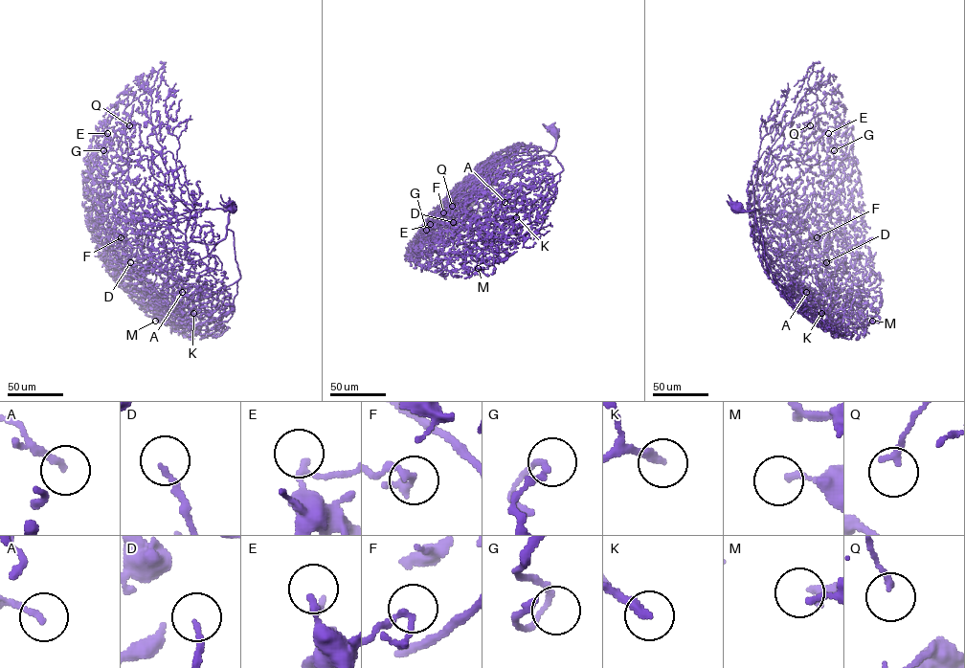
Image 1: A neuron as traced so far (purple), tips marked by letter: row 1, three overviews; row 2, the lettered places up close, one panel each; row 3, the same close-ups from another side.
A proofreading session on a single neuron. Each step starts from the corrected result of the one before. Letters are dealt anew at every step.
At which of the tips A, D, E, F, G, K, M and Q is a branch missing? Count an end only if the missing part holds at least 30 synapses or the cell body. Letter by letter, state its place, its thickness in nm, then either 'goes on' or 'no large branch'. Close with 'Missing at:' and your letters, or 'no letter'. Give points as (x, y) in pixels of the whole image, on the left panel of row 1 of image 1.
A: place (182, 292); calibre 180 nm; no large branch
D: place (130, 262); calibre 170 nm; goes on
E: place (107, 133); calibre 160 nm; no large branch
F: place (121, 237); calibre 170 nm; no large branch
G: place (103, 150); calibre 140 nm; no large branch
K: place (193, 313); calibre 280 nm; goes on
M: place (155, 321); calibre 170 nm; no large branch
Q: place (129, 125); calibre 190 nm; no large branch
Missing at: D, K

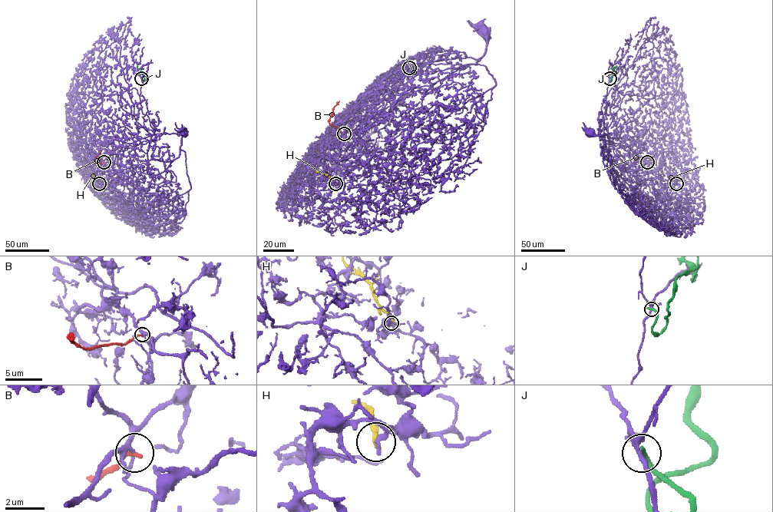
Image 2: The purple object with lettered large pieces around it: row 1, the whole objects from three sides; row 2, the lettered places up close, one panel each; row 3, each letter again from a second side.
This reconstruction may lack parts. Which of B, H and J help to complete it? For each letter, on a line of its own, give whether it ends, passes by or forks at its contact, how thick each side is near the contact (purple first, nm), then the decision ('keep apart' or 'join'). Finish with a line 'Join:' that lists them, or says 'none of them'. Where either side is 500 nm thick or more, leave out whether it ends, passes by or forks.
B: it ends there; 240 nm thick on the purple side, 240 nm on the other; keep apart
H: it ends there; 140 nm thick on the purple side, 200 nm on the other; keep apart
J: it ends there; 240 nm thick on the purple side, 300 nm on the other; keep apart
Join: none of them

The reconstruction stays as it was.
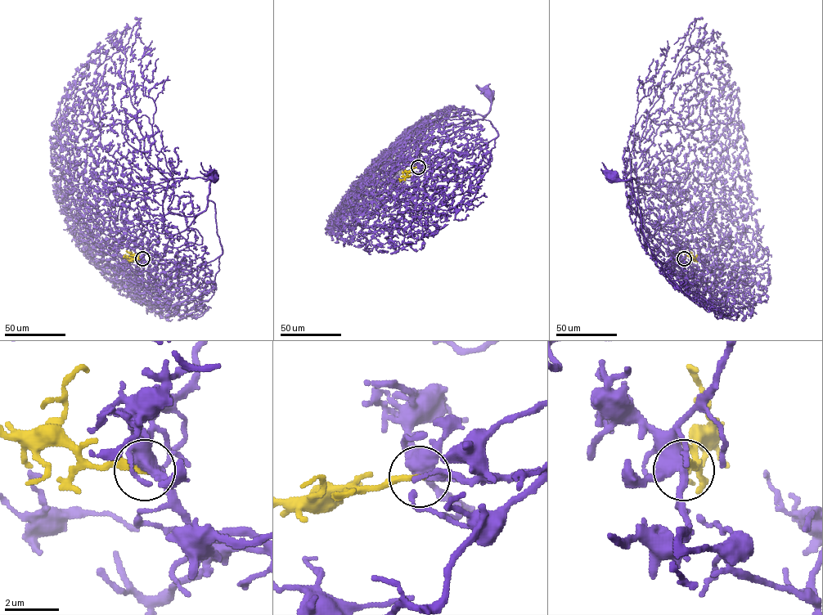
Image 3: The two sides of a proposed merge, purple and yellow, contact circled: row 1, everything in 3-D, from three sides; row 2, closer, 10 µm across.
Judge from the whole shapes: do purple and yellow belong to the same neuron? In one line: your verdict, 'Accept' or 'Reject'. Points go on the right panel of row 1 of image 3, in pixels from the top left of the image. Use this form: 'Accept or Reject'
Accept

